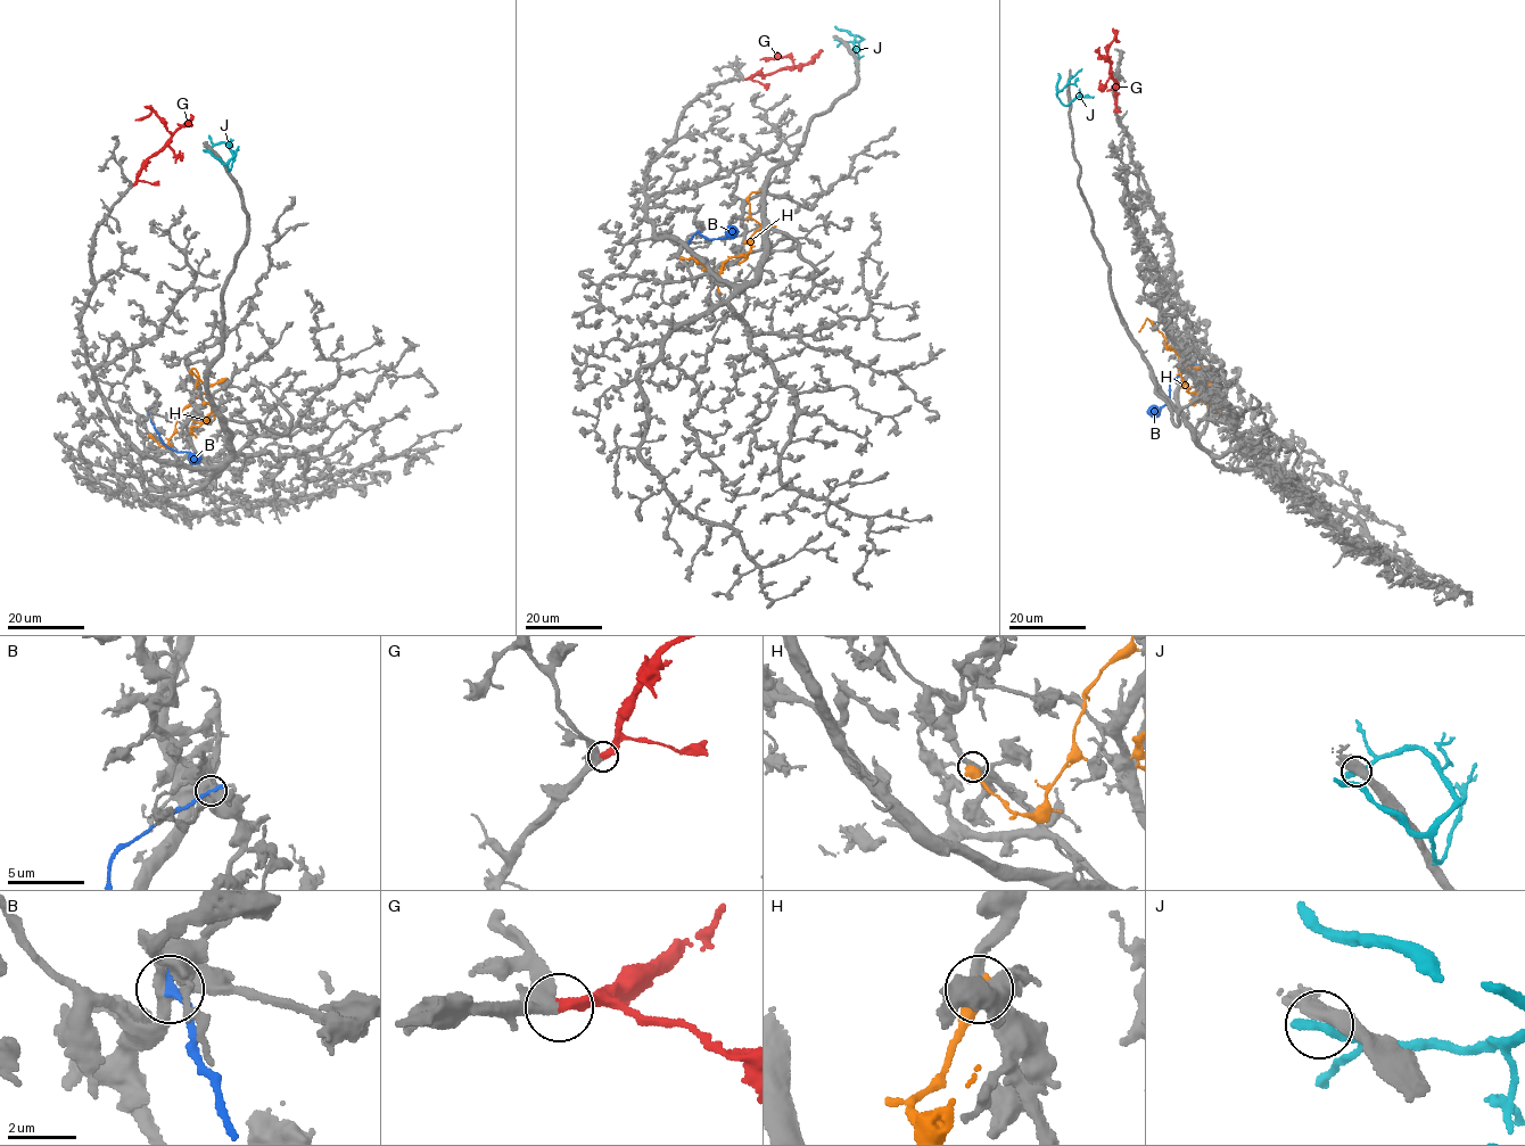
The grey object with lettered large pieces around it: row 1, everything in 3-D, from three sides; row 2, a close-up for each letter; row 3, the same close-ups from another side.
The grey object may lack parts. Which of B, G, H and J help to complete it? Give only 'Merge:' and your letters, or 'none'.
Merge: G

